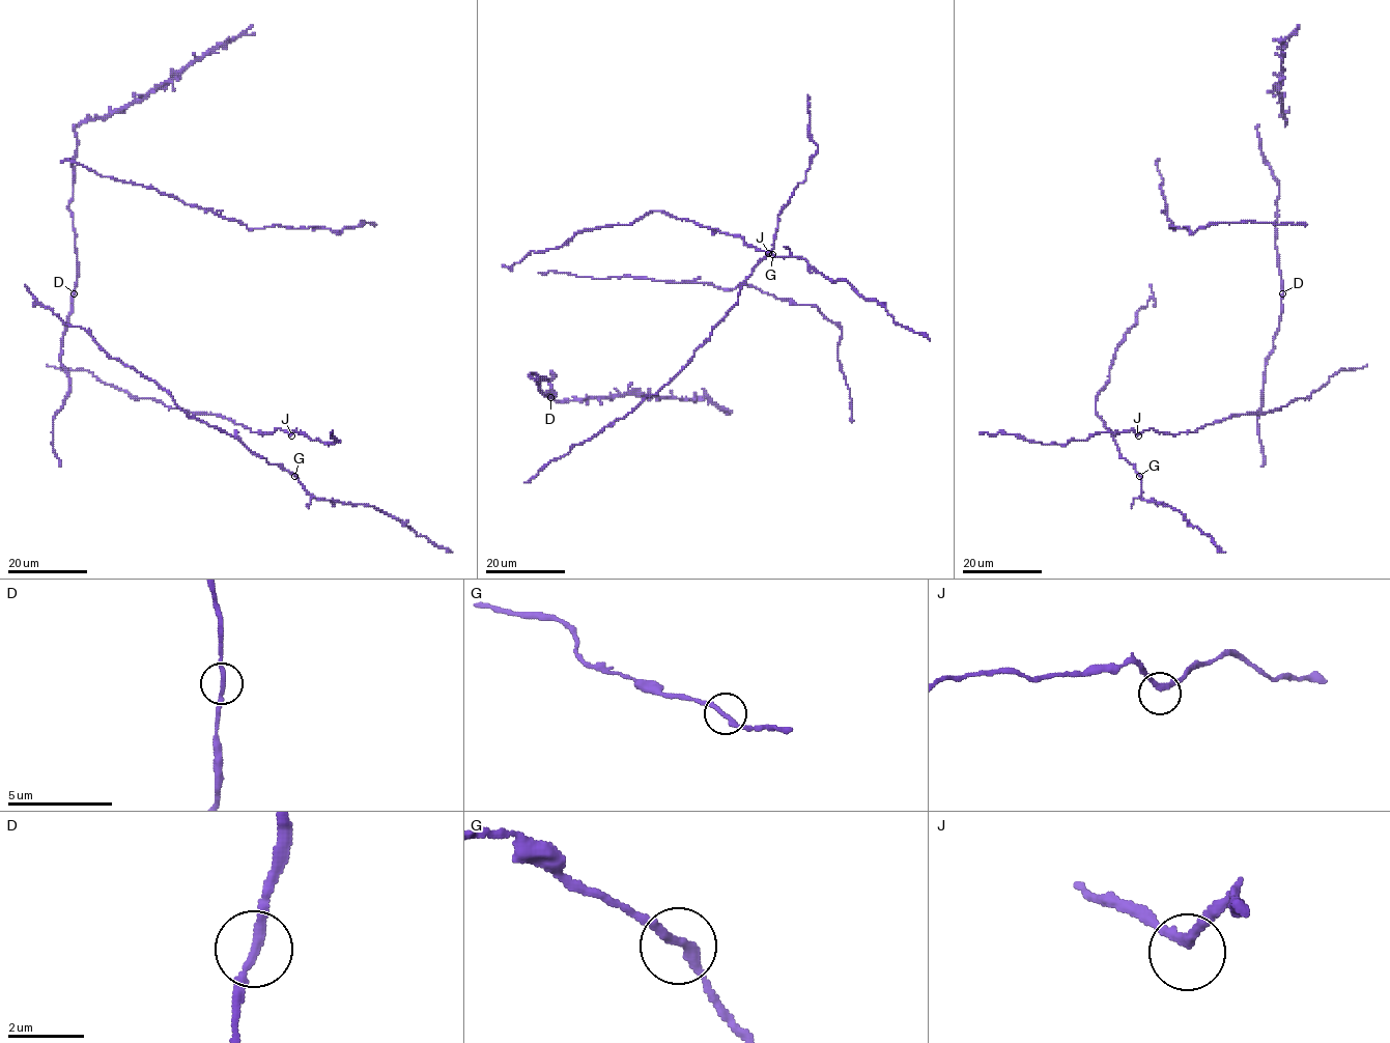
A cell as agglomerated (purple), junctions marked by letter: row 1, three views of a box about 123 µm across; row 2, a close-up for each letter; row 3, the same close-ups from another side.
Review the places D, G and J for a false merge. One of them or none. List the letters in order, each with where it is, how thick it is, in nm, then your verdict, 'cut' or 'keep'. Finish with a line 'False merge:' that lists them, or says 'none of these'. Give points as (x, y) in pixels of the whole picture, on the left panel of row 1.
D: place (74, 293); calibre 240 nm; keep
G: place (294, 476); calibre 240 nm; keep
J: place (291, 435); calibre 220 nm; keep
False merge: none of these

